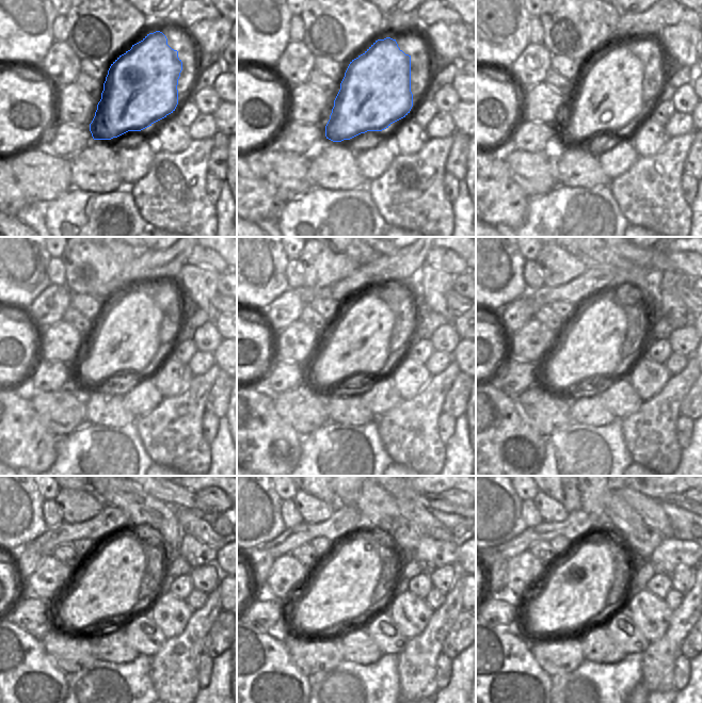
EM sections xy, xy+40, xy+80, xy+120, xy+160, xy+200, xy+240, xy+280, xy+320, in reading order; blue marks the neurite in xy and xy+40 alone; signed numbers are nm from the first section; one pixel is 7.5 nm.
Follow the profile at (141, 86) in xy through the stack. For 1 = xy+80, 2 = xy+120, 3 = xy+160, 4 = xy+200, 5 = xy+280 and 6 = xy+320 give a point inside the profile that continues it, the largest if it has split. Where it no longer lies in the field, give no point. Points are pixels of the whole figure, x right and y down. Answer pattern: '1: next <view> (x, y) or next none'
1: next xy+80 (610, 95)
2: next xy+120 (127, 339)
3: next xy+160 (359, 344)
4: next xy+200 (591, 344)
5: next xy+280 (339, 590)
6: next xy+320 (573, 593)

